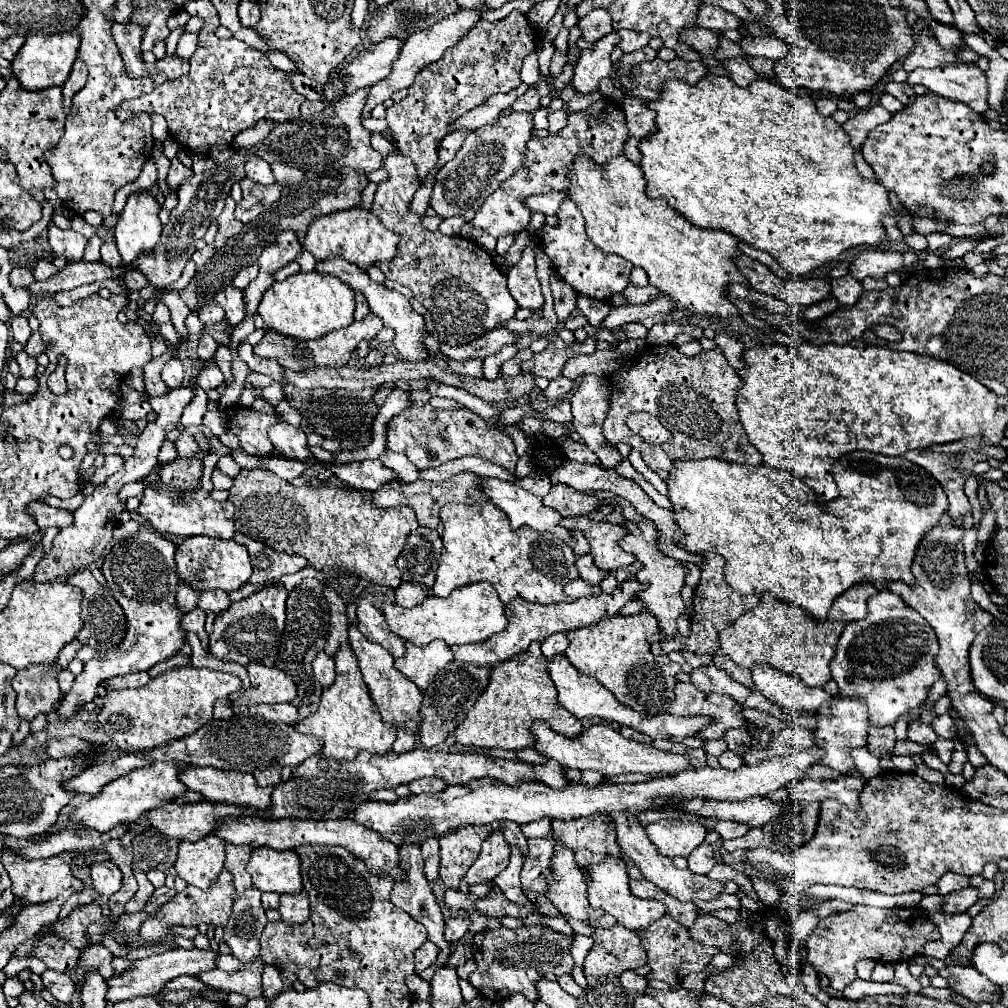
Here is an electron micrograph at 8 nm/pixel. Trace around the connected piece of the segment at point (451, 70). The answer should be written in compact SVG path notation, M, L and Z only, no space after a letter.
M512 10L498 22L476 22L454 46L450 46L442 60L422 68L408 88L408 96L386 110L388 126L398 142L398 150L410 158L418 168L420 180L434 168L440 140L450 134L450 124L464 112L484 104L492 94L510 92L520 86L522 60L536 52L540 34L530 26L526 14Z

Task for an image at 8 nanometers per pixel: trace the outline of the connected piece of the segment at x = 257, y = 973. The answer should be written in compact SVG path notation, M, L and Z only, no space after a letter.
M258 957L254 962L243 965L236 972L224 972L220 968L214 968L208 972L200 972L194 978L226 994L238 992L246 998L256 998L256 996L262 996L261 976L265 966Z

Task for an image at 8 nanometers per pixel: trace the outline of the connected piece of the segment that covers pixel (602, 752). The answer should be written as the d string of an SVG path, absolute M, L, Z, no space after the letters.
M536 720L534 726L532 726L532 736L534 736L534 750L538 754L548 756L548 758L560 762L562 766L576 768L576 770L594 770L594 772L600 772L602 776L618 776L618 774L628 774L628 772L678 774L678 772L690 768L690 762L688 762L686 756L660 752L660 750L646 746L646 744L640 744L636 740L628 740L620 732L616 732L616 730L612 730L610 726L604 726L604 724L590 726L580 736L568 738L568 736L554 732L546 722Z

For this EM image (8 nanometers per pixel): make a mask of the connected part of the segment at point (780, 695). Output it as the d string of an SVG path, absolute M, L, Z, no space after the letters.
M754 664L750 672L756 690L762 692L770 702L786 710L818 710L820 704L832 700L832 696L822 688L810 688L802 684L802 680L798 680L796 676L784 674L768 664Z

